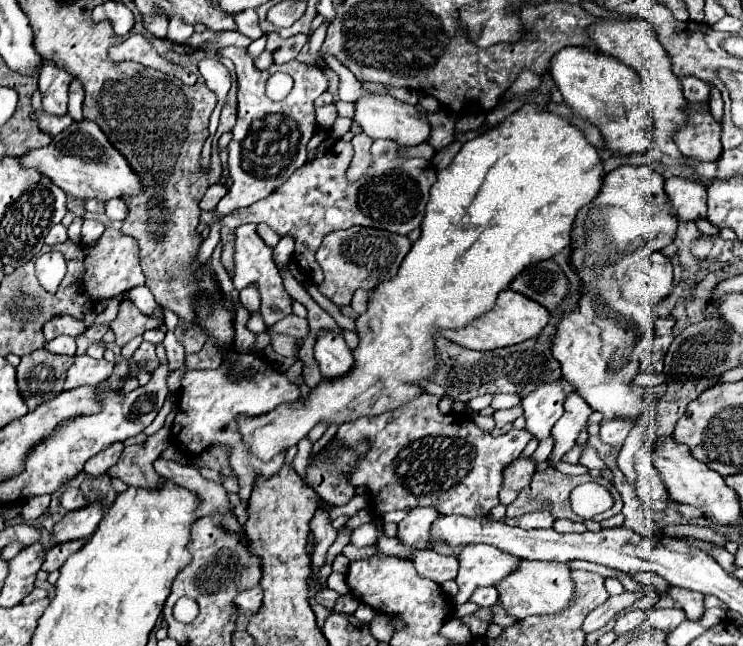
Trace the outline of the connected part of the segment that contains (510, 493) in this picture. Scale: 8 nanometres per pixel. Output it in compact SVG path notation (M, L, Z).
M519 458L503 470L503 484L499 490L499 502L511 504L517 494L531 482L535 474L535 462L531 458Z

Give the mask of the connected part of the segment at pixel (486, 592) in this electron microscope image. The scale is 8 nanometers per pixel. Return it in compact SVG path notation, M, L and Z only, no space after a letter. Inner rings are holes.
M493 586L489 588L479 588L471 598L469 602L477 604L477 606L495 606L497 604L497 590Z

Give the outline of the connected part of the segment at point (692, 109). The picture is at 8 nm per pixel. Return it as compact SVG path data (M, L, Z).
M689 104L689 122L685 122L685 130L677 134L675 144L685 158L693 158L697 162L713 162L721 156L721 124L713 120L705 110L697 110L697 106Z

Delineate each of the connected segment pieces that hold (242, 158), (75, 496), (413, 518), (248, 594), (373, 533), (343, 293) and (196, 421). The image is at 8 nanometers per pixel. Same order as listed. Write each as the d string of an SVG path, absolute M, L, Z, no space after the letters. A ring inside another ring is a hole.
M229 46L229 48L219 50L219 56L225 56L225 58L233 60L235 70L237 70L237 84L239 84L239 88L237 88L239 120L233 128L233 140L229 142L229 172L231 172L233 184L231 184L227 196L221 198L221 202L217 204L217 210L215 210L217 222L211 224L211 232L203 240L195 264L205 264L209 260L209 256L213 254L213 250L219 242L219 230L221 230L219 222L227 214L231 214L237 208L247 208L247 206L255 204L257 200L261 200L261 198L267 198L297 168L301 168L307 162L307 148L305 146L307 146L307 142L311 140L311 136L317 128L313 102L329 86L329 80L327 80L323 70L319 70L317 66L301 64L297 60L293 60L289 64L283 64L283 66L273 64L269 70L261 72L253 66L253 58L243 48ZM275 72L287 72L295 80L293 90L289 92L289 96L279 100L279 102L269 100L267 94L265 94L265 82Z
M65 488L63 496L61 496L61 502L63 502L63 508L65 508L67 512L79 510L79 508L85 508L85 506L87 506L87 500L85 500L85 496L81 494L79 488Z
M413 508L399 522L399 540L409 546L425 546L425 538L429 538L429 526L435 522L439 512L435 508Z
M253 586L253 588L249 588L249 590L239 592L233 602L235 602L239 608L243 608L243 610L255 612L255 610L259 610L259 606L261 606L261 598L263 598L261 588L259 588L259 586Z
M367 522L367 524L363 524L363 526L359 526L357 530L351 532L349 544L353 544L353 546L371 546L371 544L375 544L375 540L377 540L377 528L375 528L373 522Z
M353 226L347 230L329 232L317 250L317 262L325 272L325 282L319 286L319 292L337 306L347 306L351 304L351 298L357 288L371 292L377 288L377 284L391 280L409 250L411 240L407 236L391 234L377 228Z
M163 308L165 314L165 326L167 326L167 336L163 340L165 352L167 352L167 366L177 364L177 370L183 372L181 378L181 392L179 392L179 412L173 422L173 436L181 444L183 452L189 456L199 456L205 448L221 444L229 448L229 464L233 474L237 476L239 482L239 506L233 506L233 512L239 520L239 524L245 524L249 514L247 514L247 500L253 490L253 482L257 476L271 476L273 472L281 470L285 462L285 452L275 454L269 462L261 462L259 458L253 458L249 452L249 446L245 446L243 436L239 434L237 428L237 418L239 416L261 416L267 414L269 410L275 410L281 404L293 404L299 398L299 388L287 380L285 374L273 370L265 360L253 354L237 354L233 356L233 364L241 372L239 382L231 382L225 376L227 364L219 366L217 370L189 370L185 368L185 348L183 344L175 338L173 328L177 324L177 314L169 312Z

